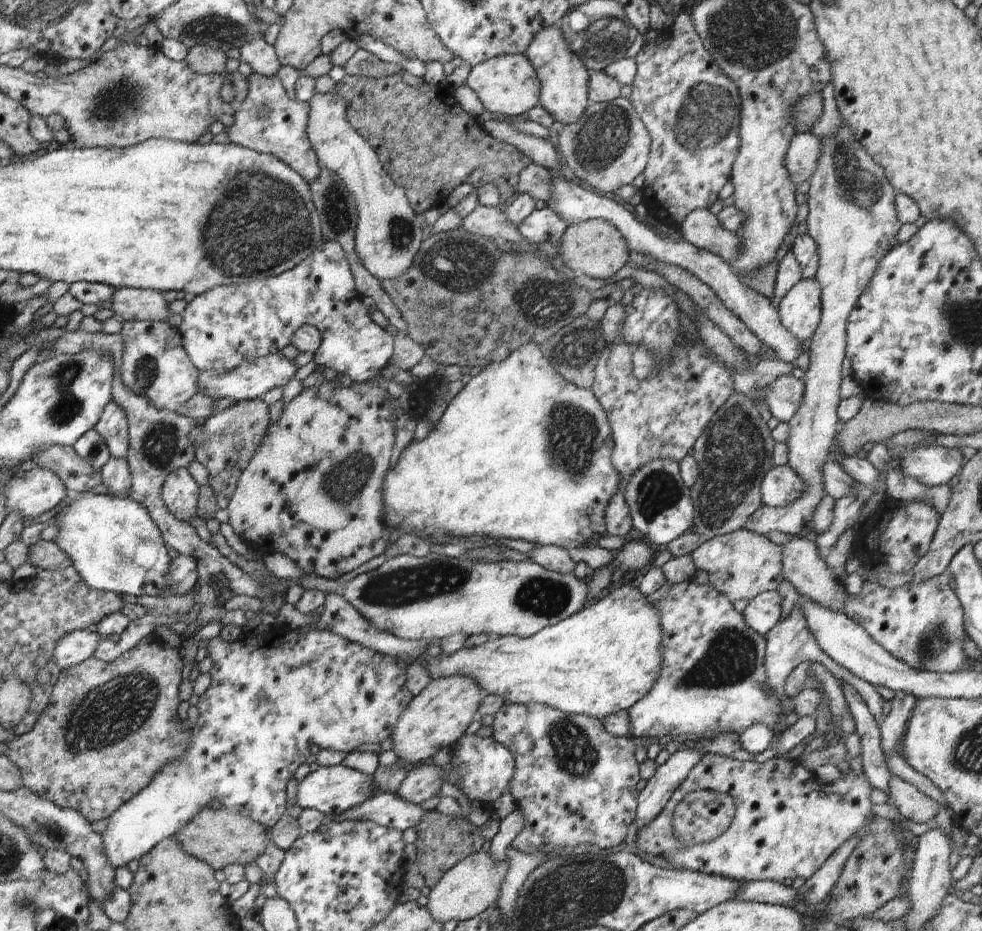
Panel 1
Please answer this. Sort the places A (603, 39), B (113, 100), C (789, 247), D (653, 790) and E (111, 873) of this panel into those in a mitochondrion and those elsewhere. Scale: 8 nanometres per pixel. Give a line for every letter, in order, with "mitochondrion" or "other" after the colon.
A: mitochondrion
B: mitochondrion
C: other
D: other
E: other

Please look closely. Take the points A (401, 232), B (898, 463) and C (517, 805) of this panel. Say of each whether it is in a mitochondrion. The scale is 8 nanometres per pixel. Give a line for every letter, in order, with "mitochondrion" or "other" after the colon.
A: mitochondrion
B: other
C: other

